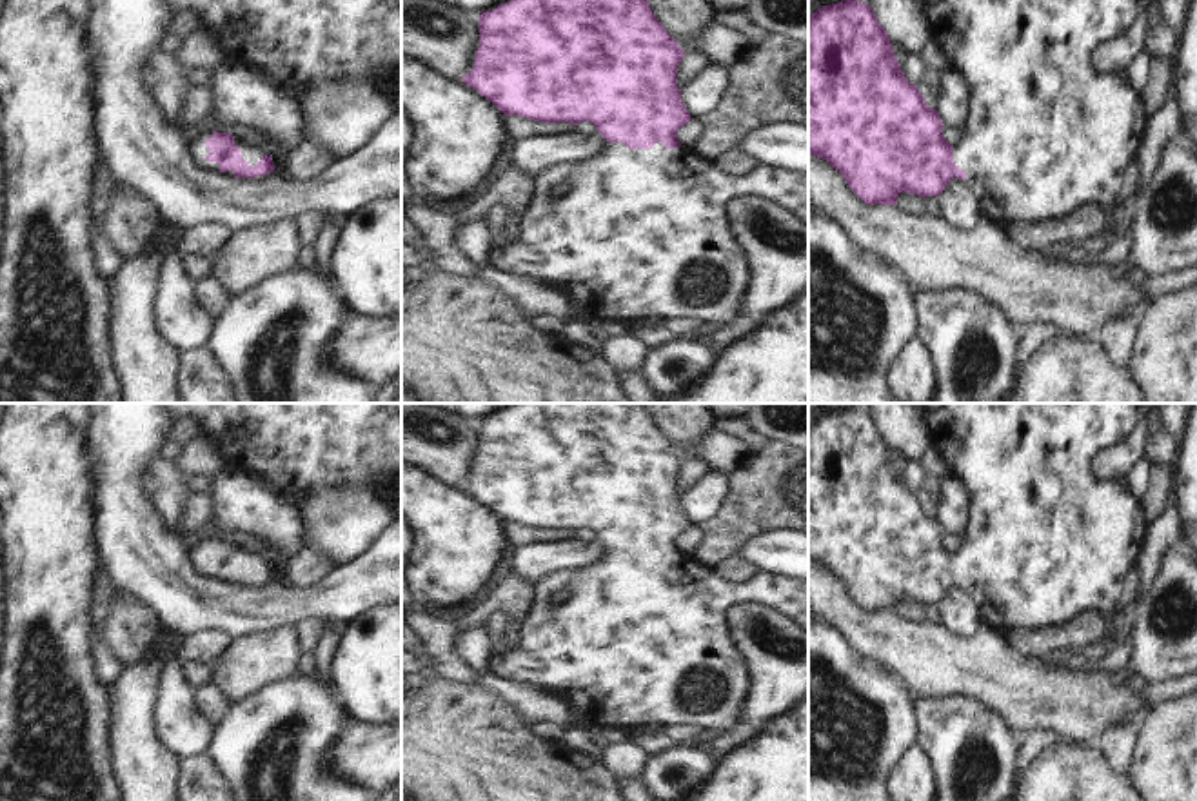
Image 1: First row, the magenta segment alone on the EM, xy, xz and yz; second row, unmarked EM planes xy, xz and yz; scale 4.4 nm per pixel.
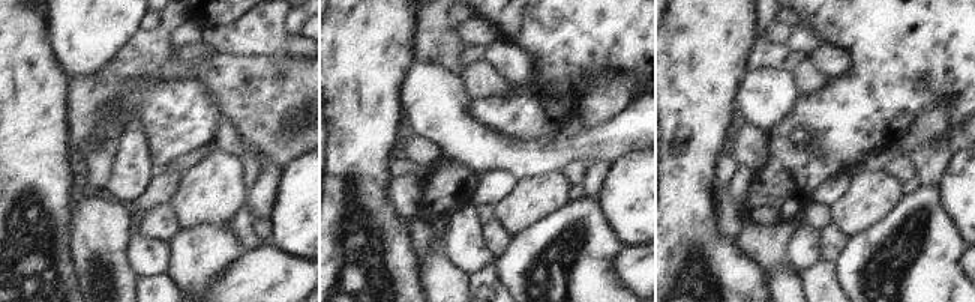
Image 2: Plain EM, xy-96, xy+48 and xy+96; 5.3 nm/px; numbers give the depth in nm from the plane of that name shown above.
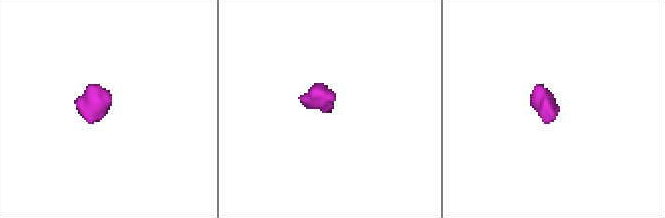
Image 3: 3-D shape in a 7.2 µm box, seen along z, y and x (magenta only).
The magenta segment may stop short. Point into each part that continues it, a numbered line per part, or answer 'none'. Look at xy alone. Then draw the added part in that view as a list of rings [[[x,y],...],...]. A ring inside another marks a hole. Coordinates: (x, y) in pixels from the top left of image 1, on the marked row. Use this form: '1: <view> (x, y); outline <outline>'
1: xy (251, 153); outline [[[234,136],[234,143],[242,149],[242,158],[254,167],[265,154],[267,151],[249,140],[243,140],[240,136]]]

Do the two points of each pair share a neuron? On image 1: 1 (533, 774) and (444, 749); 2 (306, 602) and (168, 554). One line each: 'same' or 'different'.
1: same
2: same

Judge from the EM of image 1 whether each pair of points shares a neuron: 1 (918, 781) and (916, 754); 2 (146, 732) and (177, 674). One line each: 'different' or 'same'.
1: same
2: different

